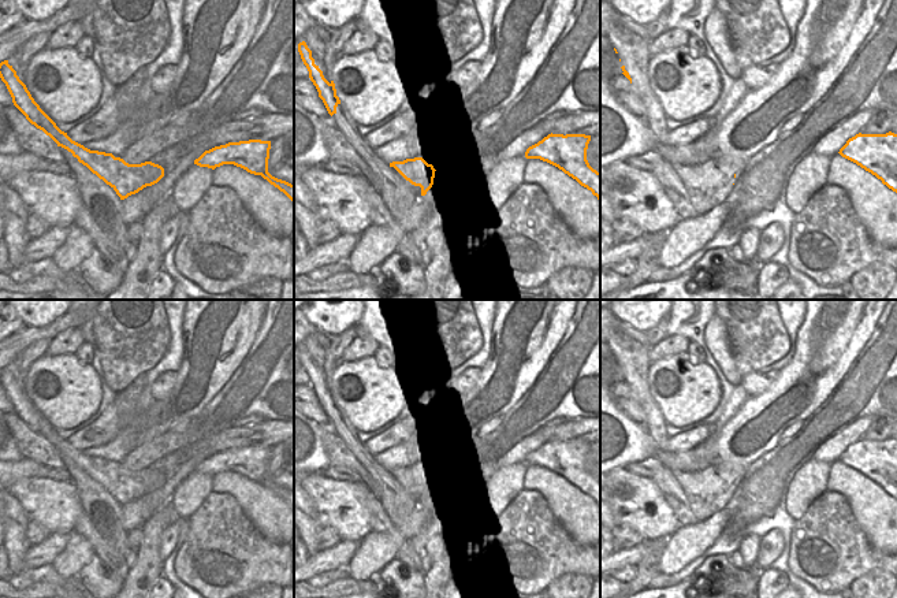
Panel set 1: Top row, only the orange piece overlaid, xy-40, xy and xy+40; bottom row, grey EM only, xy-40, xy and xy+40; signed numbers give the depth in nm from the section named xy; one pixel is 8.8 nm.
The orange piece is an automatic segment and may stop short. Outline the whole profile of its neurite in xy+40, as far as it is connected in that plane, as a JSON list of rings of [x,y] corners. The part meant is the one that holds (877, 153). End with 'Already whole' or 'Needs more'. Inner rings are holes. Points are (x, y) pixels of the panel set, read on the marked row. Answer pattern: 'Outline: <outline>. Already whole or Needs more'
Outline: [[[856,134],[838,152],[897,193],[897,134]]]. Already whole.

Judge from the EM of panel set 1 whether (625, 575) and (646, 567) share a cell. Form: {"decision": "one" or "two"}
{"decision": "two"}

